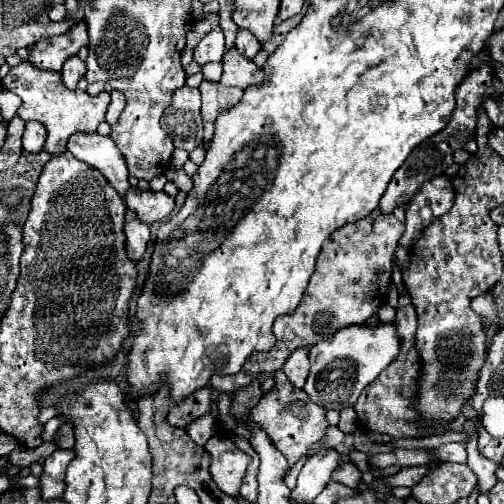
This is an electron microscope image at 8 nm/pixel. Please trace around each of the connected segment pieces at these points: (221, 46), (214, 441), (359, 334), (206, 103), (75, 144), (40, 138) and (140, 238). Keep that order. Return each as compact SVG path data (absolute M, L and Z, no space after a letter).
M219 28L211 30L195 48L195 62L197 64L207 64L207 62L221 62L225 54L225 38Z
M215 434L205 444L211 454L211 476L215 484L229 496L239 496L239 488L251 464L251 456L241 452L229 436Z
M379 322L377 326L347 326L345 330L339 330L333 334L333 338L327 338L325 342L319 342L309 350L309 360L311 360L311 370L307 376L307 382L303 390L311 396L311 400L325 408L325 410L343 410L347 406L353 406L363 392L365 386L369 386L399 354L401 348L401 338L397 334L397 324L395 322Z
M203 82L199 86L201 90L201 100L203 100L203 106L201 106L201 116L203 116L203 126L205 126L205 134L203 134L203 142L209 144L211 138L213 138L213 124L215 124L215 118L233 108L243 92L239 88L227 88L227 86L221 86L219 82Z
M73 134L73 138L69 138L67 142L67 150L81 162L99 170L107 178L107 182L117 190L117 194L121 194L121 198L127 194L127 164L109 136Z
M27 122L25 134L23 134L23 148L27 152L39 152L45 144L45 126L41 122Z
M131 220L125 224L125 246L127 246L127 256L133 262L139 262L147 250L149 238L151 238L151 230L149 224L141 222L141 220Z

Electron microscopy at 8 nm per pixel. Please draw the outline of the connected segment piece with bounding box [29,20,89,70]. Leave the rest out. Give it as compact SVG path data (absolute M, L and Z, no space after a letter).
M85 20L73 24L73 28L61 36L53 36L37 42L29 50L29 62L43 70L61 70L63 62L75 56L83 46L89 44Z

